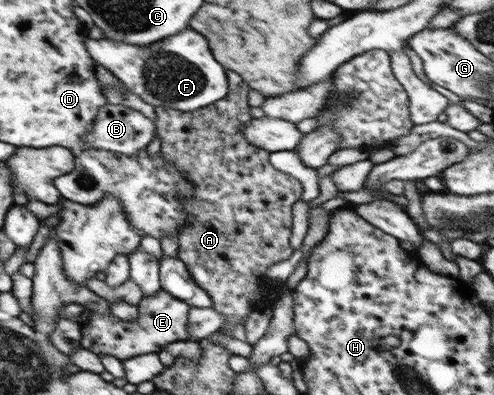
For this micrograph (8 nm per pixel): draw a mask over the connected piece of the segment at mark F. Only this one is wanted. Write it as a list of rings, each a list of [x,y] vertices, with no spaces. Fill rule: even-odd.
[[[187,28],[171,37],[156,41],[146,46],[131,45],[124,41],[113,41],[107,38],[99,40],[89,36],[84,39],[85,47],[95,61],[119,78],[131,93],[138,95],[145,103],[155,107],[195,111],[223,99],[228,92],[226,69],[213,57],[208,40],[194,29]]]

